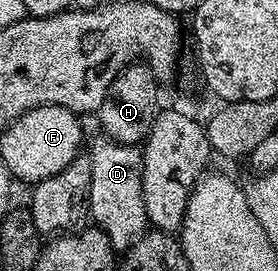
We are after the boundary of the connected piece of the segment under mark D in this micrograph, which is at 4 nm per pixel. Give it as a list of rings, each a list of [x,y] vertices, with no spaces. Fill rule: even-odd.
[[[101,139],[88,150],[92,179],[88,217],[104,236],[110,238],[115,250],[125,251],[132,242],[147,232],[142,190],[142,151],[138,145],[121,145],[119,141]]]

